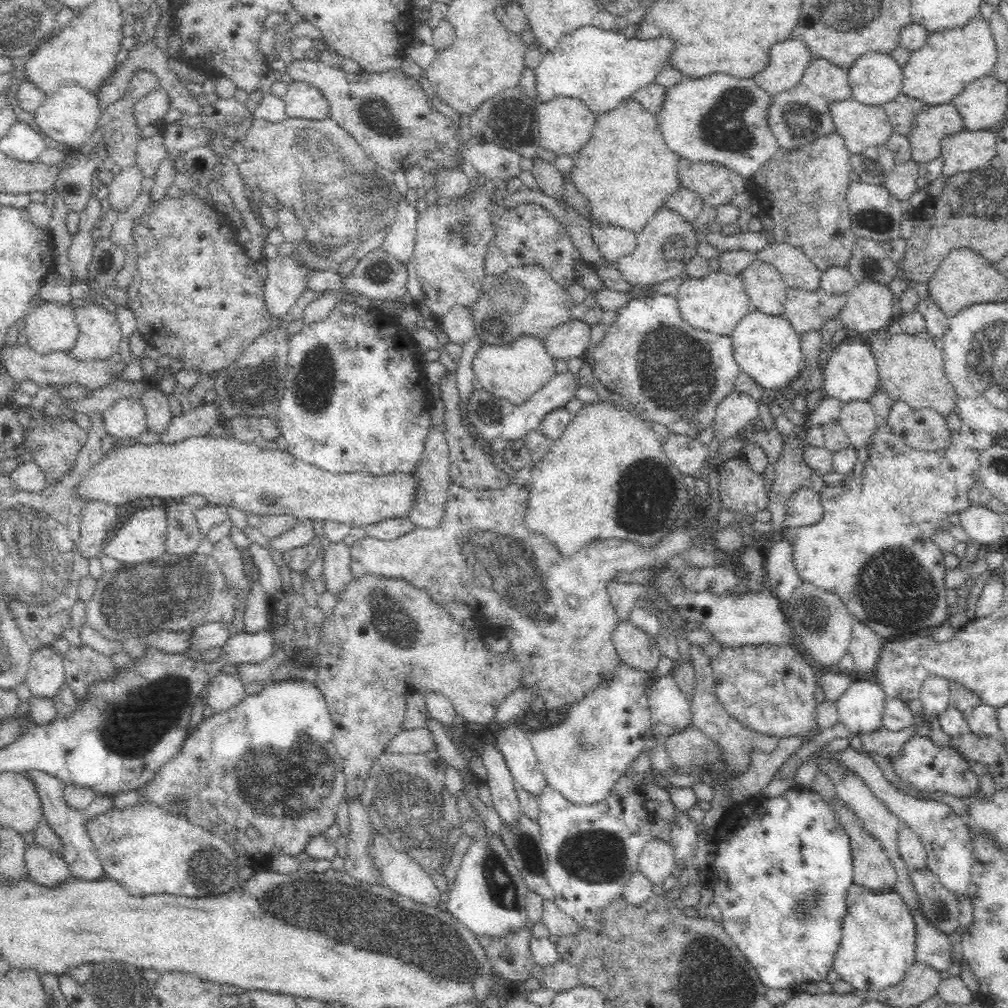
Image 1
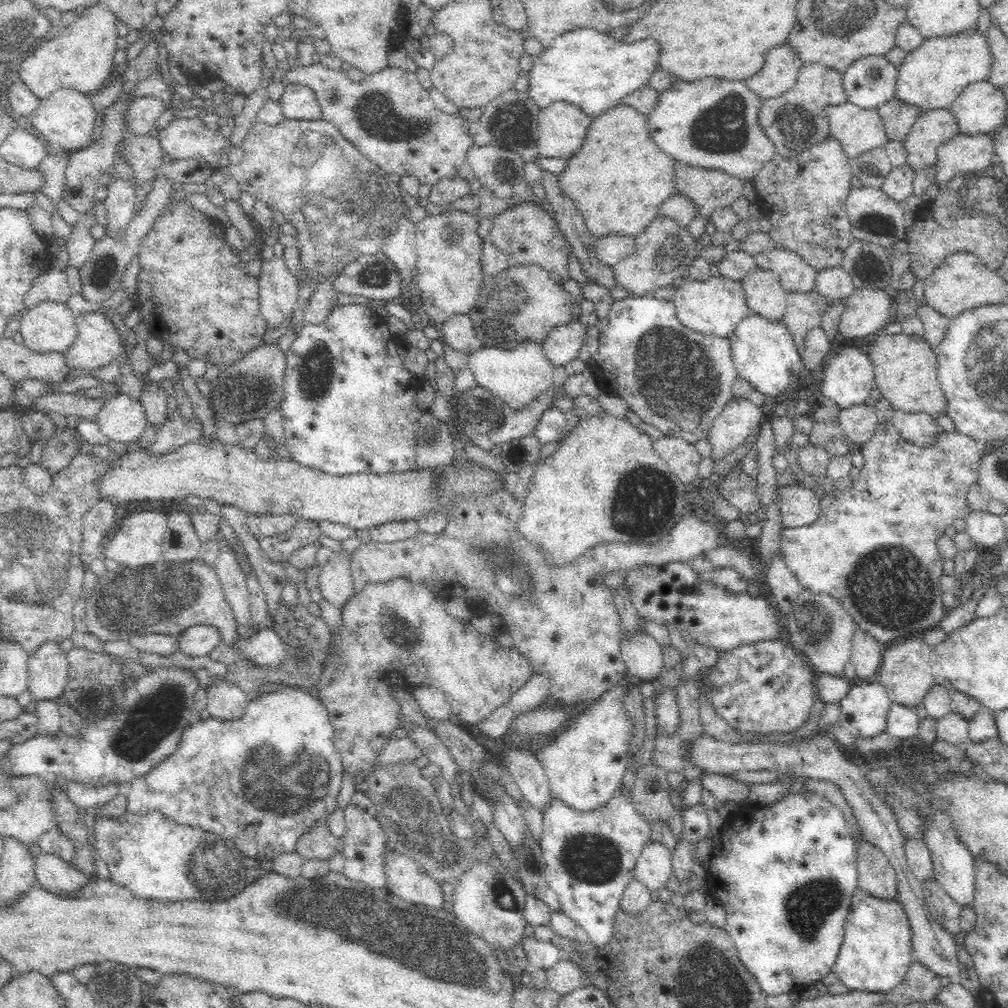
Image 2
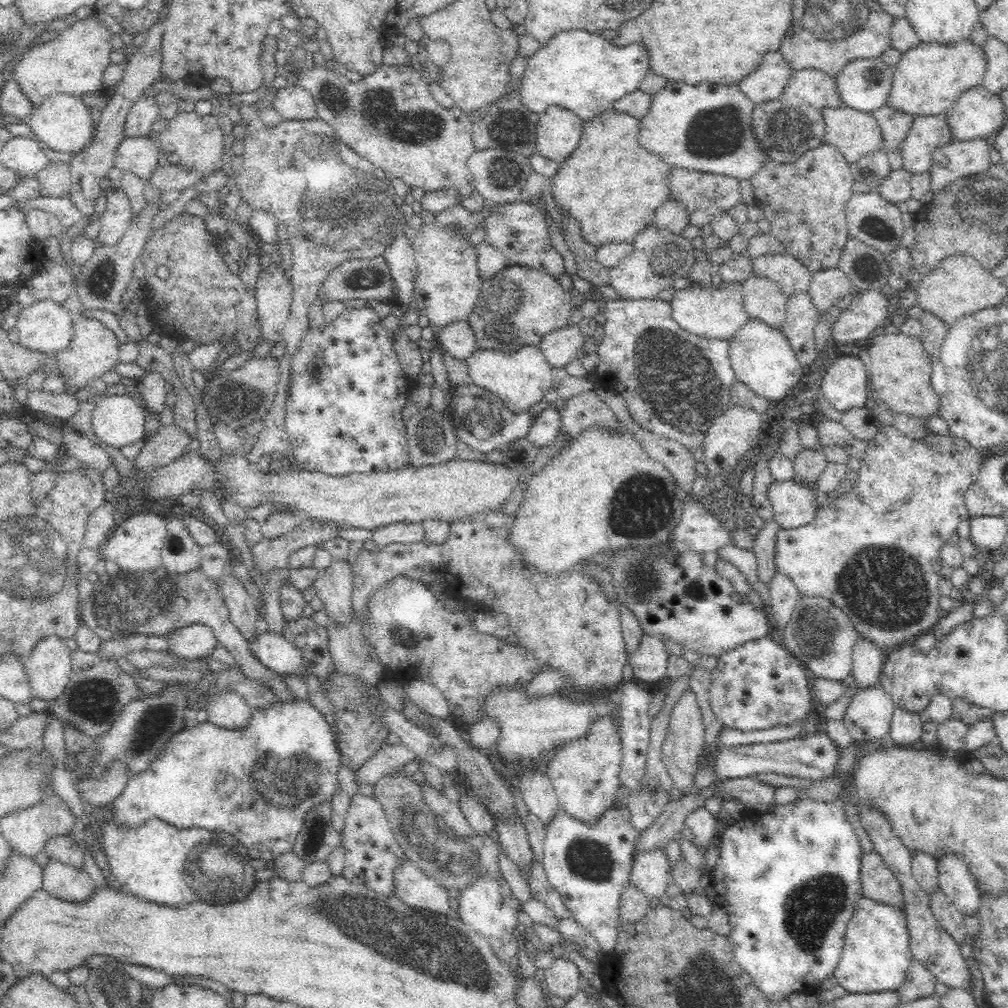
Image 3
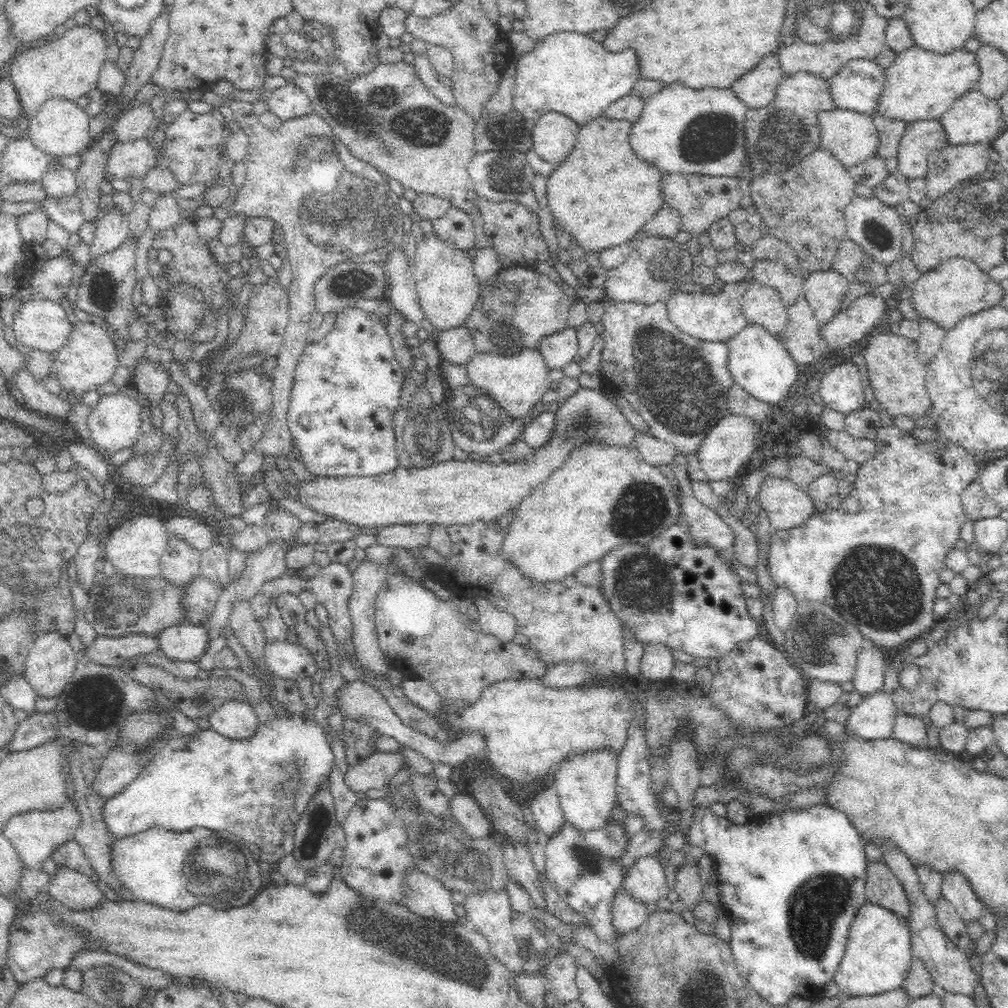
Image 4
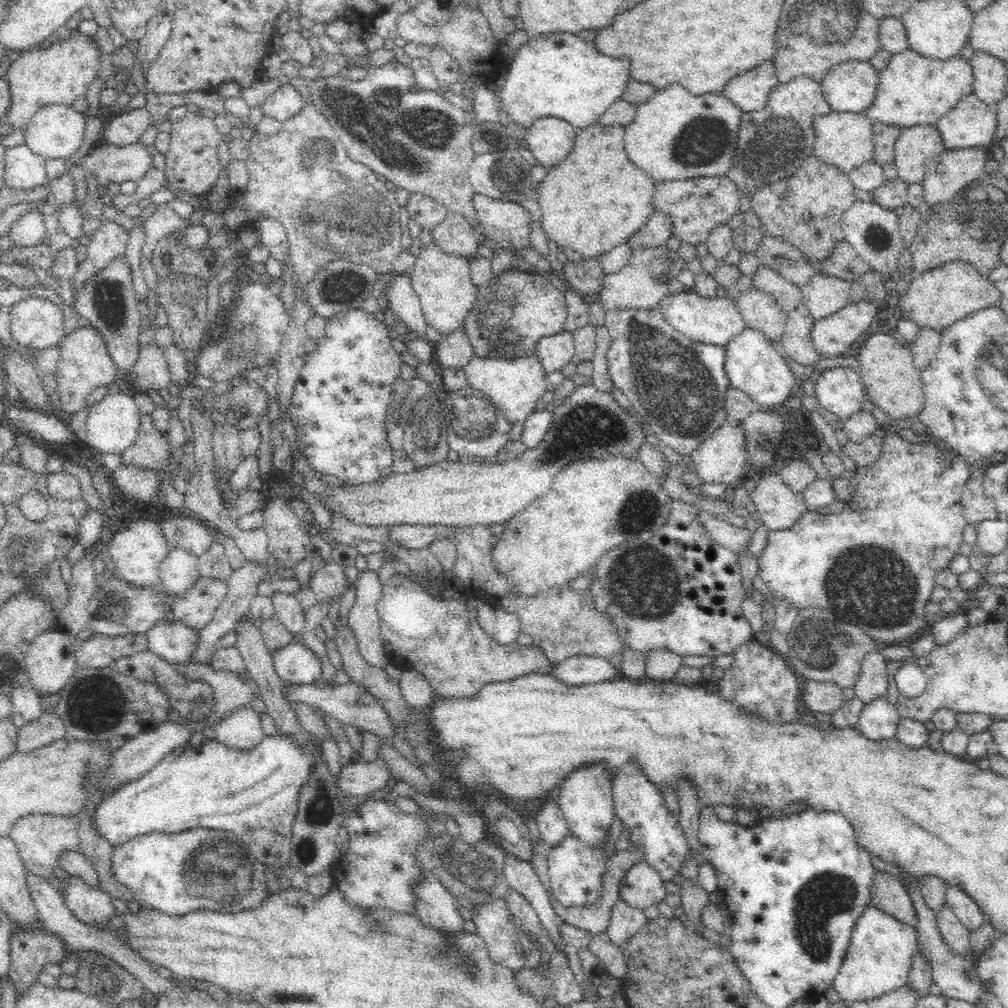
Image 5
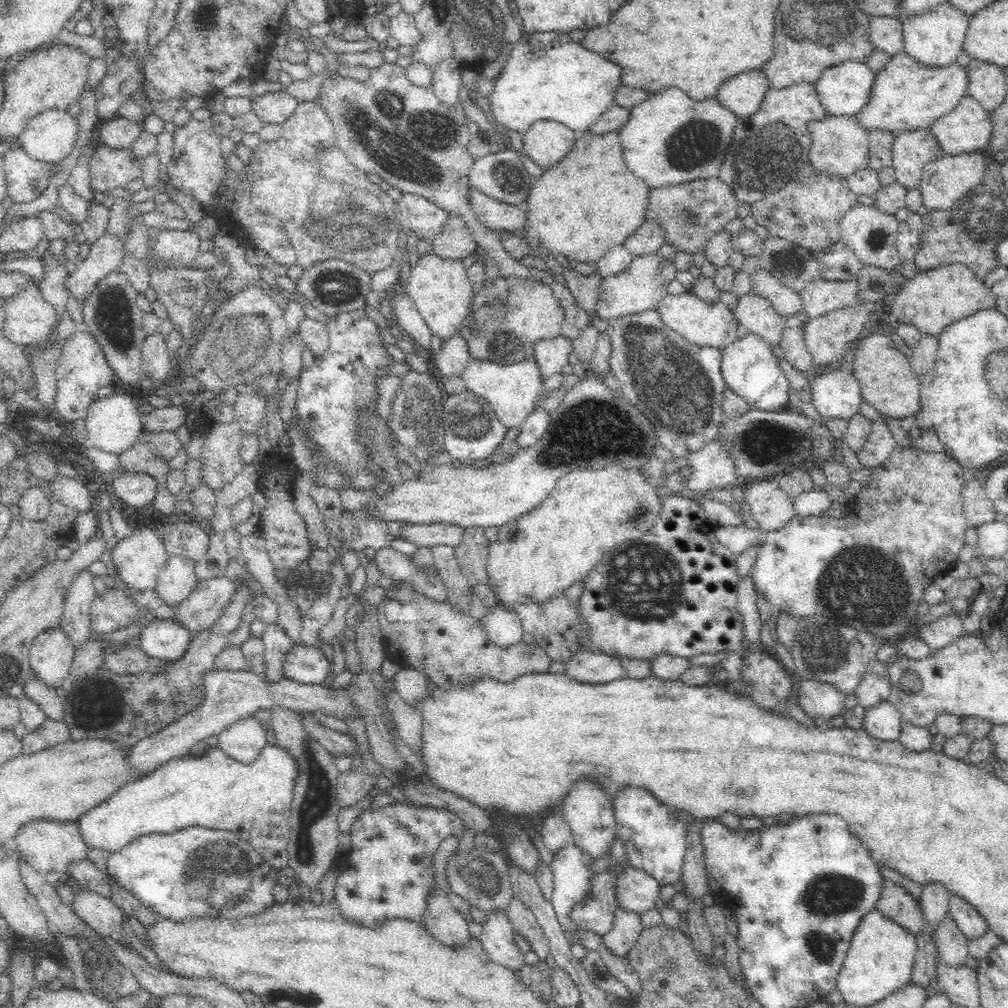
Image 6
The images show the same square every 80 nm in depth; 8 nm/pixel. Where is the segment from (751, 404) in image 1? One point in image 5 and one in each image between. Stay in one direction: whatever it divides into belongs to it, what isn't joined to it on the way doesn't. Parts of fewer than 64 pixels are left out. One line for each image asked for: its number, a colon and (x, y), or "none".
2: (738, 418)
3: (733, 433)
4: (733, 439)
5: (720, 458)

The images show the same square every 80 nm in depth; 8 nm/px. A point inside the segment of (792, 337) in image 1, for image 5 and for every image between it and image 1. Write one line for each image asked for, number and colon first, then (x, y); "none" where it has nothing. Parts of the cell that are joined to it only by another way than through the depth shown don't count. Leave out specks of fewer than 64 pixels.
2: (764, 352)
3: (763, 358)
4: (759, 361)
5: (753, 365)

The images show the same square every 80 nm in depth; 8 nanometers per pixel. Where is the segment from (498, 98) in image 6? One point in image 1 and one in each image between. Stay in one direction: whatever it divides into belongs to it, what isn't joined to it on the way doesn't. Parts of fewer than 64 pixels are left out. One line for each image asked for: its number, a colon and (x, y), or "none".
1: (604, 67)
2: (591, 68)
3: (580, 69)
4: (570, 72)
5: (561, 74)

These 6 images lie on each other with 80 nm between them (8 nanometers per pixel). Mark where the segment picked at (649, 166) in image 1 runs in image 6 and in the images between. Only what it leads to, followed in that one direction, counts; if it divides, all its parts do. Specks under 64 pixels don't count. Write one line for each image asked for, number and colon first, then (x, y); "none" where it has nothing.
2: (620, 177)
3: (613, 185)
4: (603, 193)
5: (597, 198)
6: (591, 201)

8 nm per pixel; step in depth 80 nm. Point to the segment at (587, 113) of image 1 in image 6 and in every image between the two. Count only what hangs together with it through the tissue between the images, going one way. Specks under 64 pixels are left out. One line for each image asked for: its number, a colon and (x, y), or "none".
2: (563, 126)
3: (559, 130)
4: (554, 137)
5: (550, 139)
6: (547, 142)

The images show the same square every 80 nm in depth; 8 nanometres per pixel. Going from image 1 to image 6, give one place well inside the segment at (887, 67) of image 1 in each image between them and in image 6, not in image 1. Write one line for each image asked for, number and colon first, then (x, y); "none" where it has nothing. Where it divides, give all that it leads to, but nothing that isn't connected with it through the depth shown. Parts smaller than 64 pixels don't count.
2: (870, 81)
3: (865, 84)
4: (858, 85)
5: (851, 87)
6: (846, 88)

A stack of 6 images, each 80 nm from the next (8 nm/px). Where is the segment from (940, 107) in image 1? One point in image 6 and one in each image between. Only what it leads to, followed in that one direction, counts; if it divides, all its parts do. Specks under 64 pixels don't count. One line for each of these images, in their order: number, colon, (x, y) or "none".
2: (933, 126)
3: (928, 131)
4: (922, 136)
5: (915, 143)
6: (912, 149)

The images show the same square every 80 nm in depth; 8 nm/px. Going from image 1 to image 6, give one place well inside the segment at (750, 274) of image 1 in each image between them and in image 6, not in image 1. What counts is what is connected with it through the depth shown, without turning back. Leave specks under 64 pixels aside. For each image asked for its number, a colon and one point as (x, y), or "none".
2: (765, 295)
3: (763, 298)
4: (761, 304)
5: (760, 310)
6: (756, 314)

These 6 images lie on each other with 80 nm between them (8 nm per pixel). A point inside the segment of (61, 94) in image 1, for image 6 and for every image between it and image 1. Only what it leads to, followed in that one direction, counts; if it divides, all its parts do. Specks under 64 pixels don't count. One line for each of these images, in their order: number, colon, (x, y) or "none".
2: (66, 117)
3: (63, 121)
4: (59, 126)
5: (56, 130)
6: (50, 135)

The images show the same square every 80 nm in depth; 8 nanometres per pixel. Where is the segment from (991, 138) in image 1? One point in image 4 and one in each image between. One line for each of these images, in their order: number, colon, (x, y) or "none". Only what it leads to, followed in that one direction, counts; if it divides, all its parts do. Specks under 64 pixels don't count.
2: (964, 153)
3: (959, 158)
4: (947, 166)

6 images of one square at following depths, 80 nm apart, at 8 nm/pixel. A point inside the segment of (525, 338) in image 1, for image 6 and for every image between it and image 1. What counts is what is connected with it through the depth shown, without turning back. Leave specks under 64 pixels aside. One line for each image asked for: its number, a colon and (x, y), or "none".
2: (516, 375)
3: (520, 378)
4: (518, 382)
5: (514, 385)
6: (511, 389)

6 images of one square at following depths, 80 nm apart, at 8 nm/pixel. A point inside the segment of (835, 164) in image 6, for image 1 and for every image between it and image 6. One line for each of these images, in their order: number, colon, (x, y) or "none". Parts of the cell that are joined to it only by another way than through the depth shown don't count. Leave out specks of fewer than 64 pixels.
1: (862, 125)
2: (858, 129)
3: (855, 132)
4: (852, 136)
5: (846, 139)

